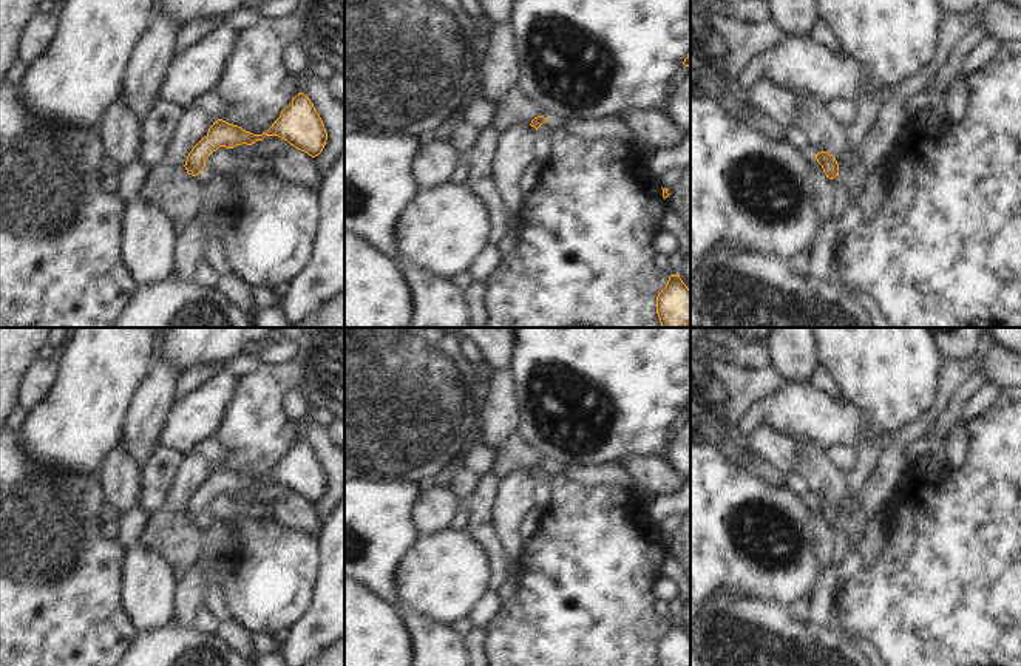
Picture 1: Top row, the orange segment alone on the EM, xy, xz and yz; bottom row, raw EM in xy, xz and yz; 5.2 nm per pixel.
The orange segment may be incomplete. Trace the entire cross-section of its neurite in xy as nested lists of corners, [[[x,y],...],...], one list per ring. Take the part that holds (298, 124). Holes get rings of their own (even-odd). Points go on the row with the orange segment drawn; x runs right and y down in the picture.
[[[298,93],[263,134],[253,134],[222,119],[215,121],[209,133],[192,148],[184,167],[188,175],[198,176],[205,167],[205,159],[219,147],[252,145],[266,136],[278,136],[312,158],[323,151],[327,141],[326,128],[314,104]]]

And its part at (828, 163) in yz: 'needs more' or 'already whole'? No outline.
already whole

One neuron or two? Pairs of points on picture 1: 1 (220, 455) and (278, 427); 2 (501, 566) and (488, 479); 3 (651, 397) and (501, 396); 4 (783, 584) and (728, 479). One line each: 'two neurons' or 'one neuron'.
1: two neurons
2: one neuron
3: two neurons
4: one neuron

